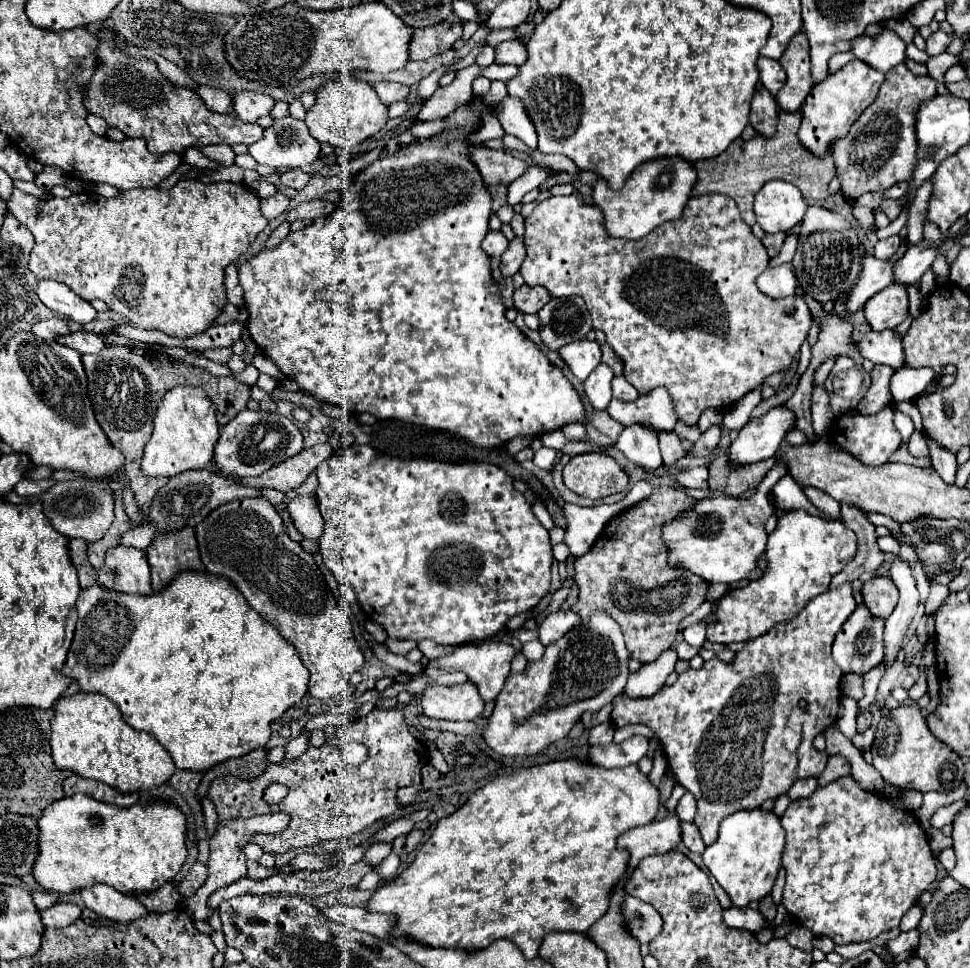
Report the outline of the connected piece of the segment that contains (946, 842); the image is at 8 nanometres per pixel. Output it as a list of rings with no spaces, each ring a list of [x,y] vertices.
[[[930,828],[927,829],[927,833],[929,835],[929,845],[933,855],[952,846],[951,836],[944,835],[940,829]]]

